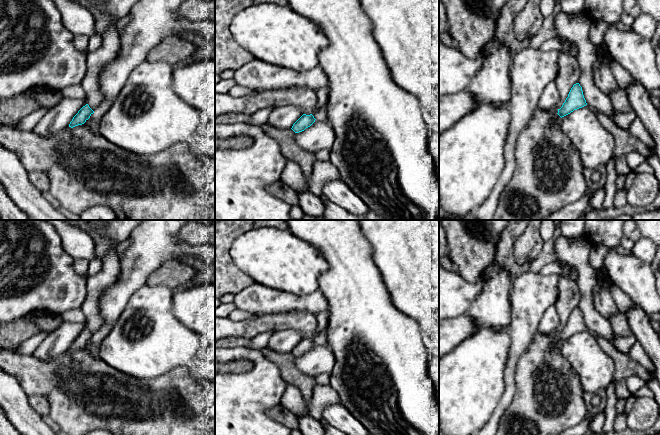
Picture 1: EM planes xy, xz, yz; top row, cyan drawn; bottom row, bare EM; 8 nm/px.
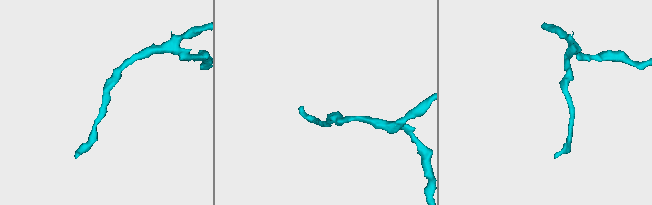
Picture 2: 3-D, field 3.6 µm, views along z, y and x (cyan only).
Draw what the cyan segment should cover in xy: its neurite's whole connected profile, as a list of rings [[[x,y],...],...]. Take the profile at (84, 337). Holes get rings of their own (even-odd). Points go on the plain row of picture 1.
[[[86,328],[73,341],[72,345],[69,348],[69,351],[73,352],[75,350],[84,348],[93,337],[94,335],[89,331],[88,328]]]

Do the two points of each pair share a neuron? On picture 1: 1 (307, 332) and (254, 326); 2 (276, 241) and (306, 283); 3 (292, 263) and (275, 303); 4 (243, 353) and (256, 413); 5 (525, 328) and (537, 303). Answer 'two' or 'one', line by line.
1: one
2: one
3: two
4: one
5: one

